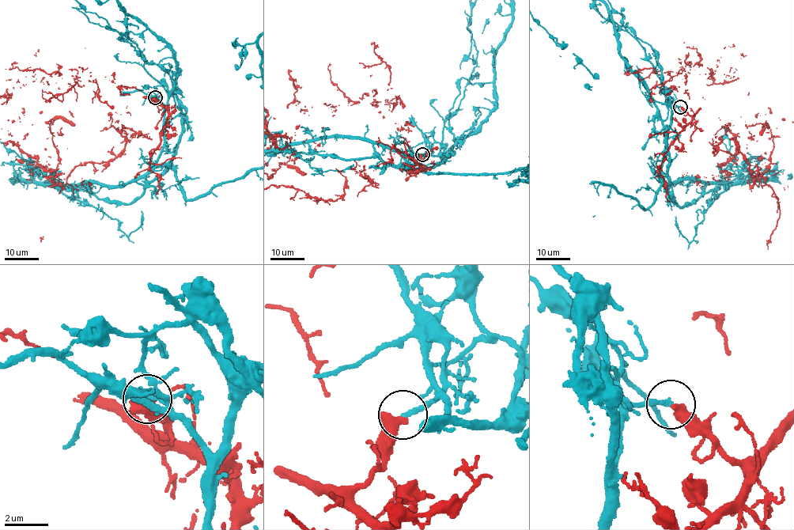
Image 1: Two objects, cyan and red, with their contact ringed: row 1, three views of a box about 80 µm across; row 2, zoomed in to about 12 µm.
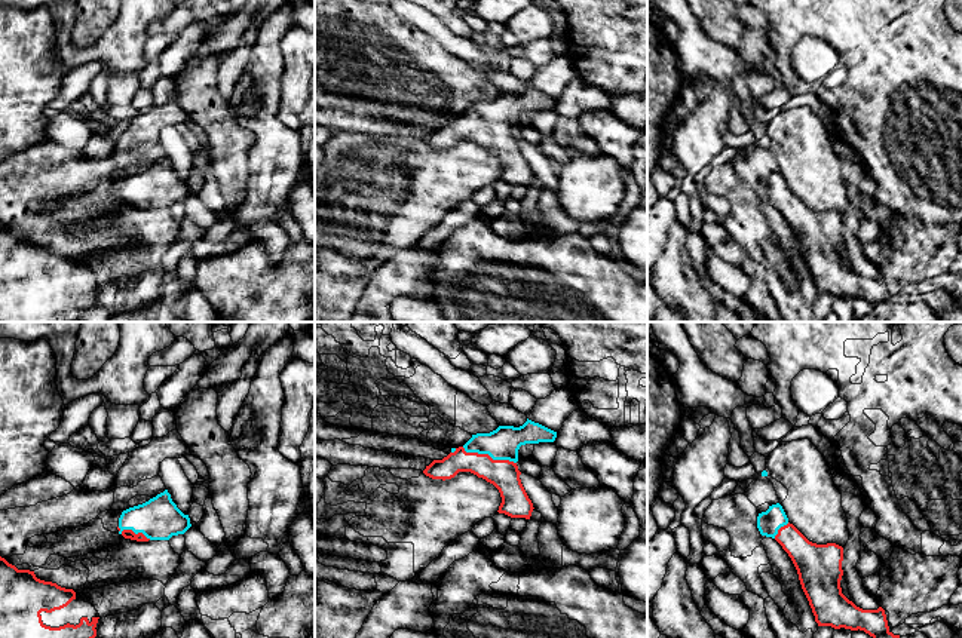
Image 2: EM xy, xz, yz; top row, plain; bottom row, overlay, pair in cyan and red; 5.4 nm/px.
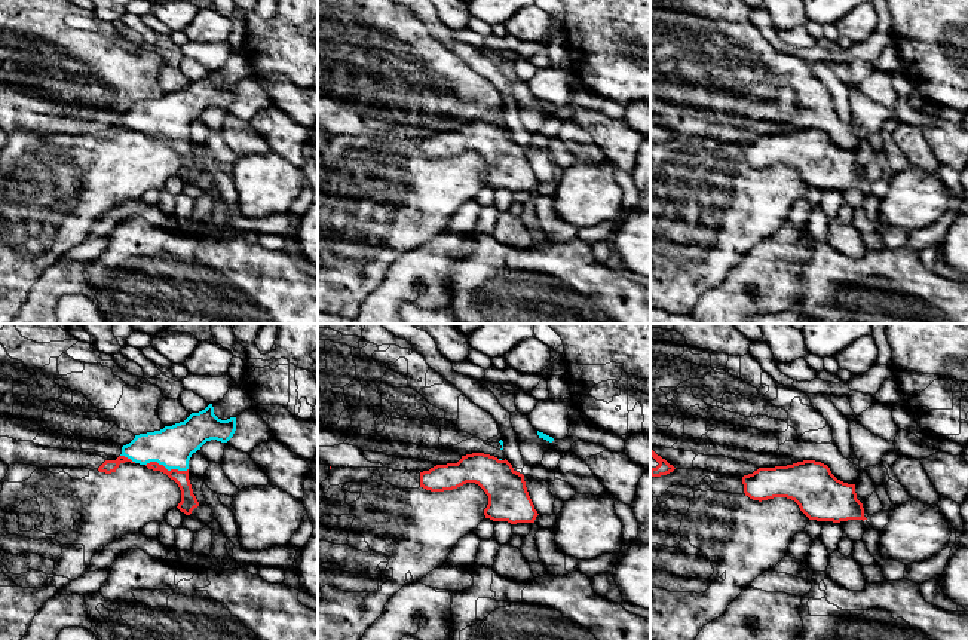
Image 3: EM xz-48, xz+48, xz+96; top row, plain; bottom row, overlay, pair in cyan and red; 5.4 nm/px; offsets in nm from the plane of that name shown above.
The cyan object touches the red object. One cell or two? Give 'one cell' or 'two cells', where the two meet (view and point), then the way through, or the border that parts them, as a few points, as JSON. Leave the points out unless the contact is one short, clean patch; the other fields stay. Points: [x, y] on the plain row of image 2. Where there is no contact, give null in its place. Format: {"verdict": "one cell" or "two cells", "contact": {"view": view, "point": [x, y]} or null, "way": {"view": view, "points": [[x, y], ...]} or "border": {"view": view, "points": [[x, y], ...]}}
{"verdict": "two cells", "contact": {"view": "xz", "point": [489, 122]}}

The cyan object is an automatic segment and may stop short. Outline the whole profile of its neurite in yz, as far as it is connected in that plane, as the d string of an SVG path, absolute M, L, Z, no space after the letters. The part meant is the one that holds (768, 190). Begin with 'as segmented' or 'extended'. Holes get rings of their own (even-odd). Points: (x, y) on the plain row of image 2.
as segmented | M779 171L769 174L766 180L759 181L757 196L762 203L772 205L778 202L778 197L788 191L788 185Z

